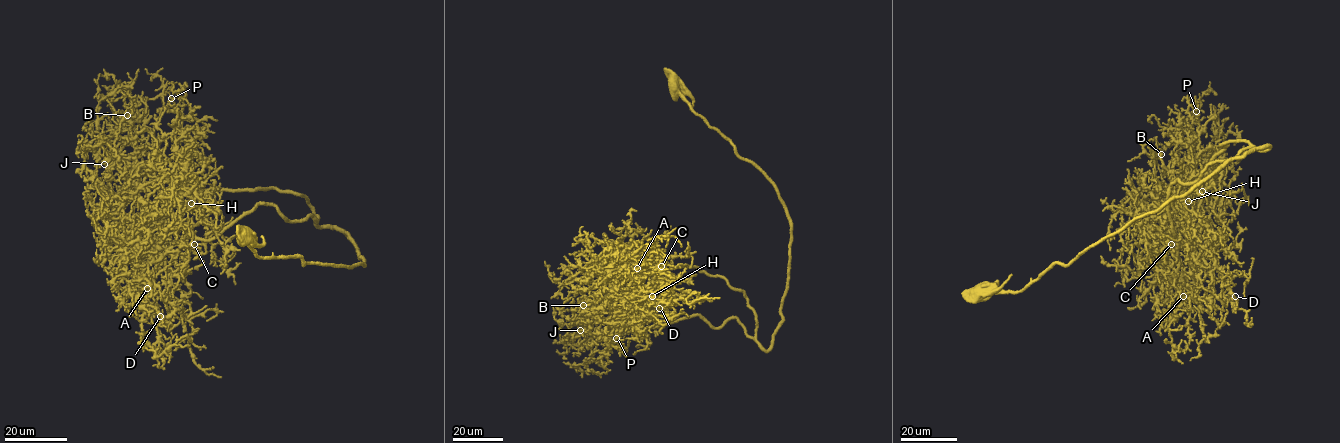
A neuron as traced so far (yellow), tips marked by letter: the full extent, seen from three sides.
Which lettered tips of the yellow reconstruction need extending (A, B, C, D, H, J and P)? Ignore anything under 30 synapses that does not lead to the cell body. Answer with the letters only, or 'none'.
C

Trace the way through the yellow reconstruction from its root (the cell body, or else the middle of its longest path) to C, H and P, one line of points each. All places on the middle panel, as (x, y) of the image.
C: (676, 84), (785, 210), (772, 345), (761, 347), (754, 311), (724, 278), (687, 265), (644, 271), (661, 266)
H: (676, 84), (773, 185), (791, 226), (788, 275), (767, 350), (735, 318), (642, 328), (627, 293), (652, 296)
P: (676, 84), (784, 207), (781, 323), (767, 350), (731, 317), (643, 328), (623, 314), (608, 326), (616, 338)

